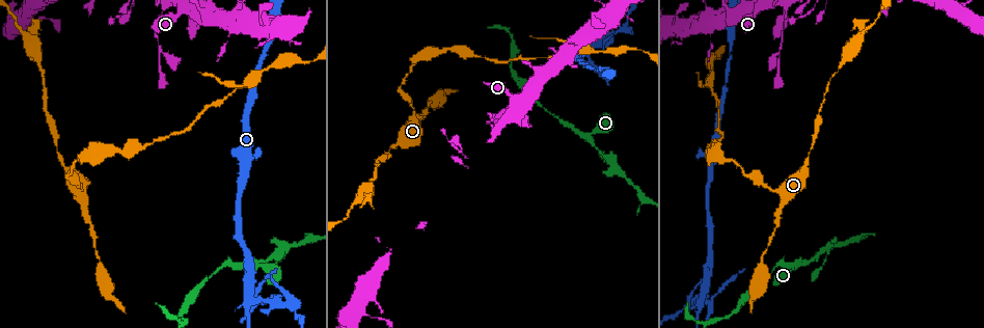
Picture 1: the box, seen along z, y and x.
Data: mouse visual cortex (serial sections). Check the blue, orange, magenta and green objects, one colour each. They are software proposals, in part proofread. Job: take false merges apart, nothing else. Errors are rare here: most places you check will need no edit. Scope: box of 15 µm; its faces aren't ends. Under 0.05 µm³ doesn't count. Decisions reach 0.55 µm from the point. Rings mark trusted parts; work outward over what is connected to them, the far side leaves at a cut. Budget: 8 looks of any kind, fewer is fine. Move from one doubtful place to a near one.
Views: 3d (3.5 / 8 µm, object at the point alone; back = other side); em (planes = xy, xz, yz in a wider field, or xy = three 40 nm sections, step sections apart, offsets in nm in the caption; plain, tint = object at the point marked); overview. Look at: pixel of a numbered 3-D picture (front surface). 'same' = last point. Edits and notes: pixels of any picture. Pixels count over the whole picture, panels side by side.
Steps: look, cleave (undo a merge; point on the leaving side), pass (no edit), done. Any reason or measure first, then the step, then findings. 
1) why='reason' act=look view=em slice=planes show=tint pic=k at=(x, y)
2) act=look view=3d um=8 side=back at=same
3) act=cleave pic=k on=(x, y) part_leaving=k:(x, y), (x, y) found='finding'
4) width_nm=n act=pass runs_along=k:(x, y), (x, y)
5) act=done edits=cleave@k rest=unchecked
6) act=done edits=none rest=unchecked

why='arms part here' act=look view=3d um=3.5 pic=1 at=(492, 119)

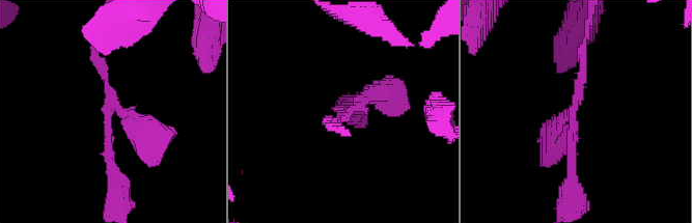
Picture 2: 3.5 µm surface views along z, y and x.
arms=3 arm_widths_nm=150,150,300 why='now the EM' act=look view=em slice=xy step=1 show=tint pic=2 at=(342, 114)

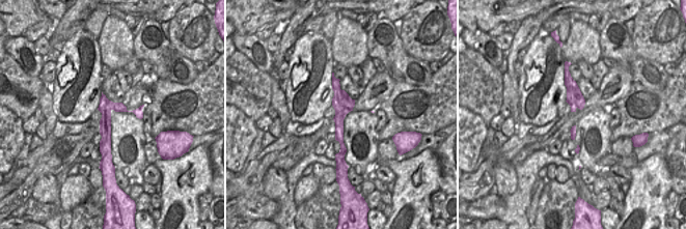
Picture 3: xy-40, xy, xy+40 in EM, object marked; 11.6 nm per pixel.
act=look view=em slice=planes show=tint at=same

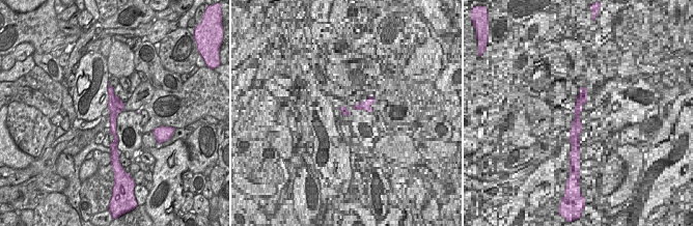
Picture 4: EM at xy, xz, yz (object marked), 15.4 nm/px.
act=pass runs_along=4:(110, 89), (115, 136), (113, 147) found='one cell here'

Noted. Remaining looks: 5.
why='thick turns thin' act=look view=3d um=3.5 side=back pic=1 at=(58, 153)

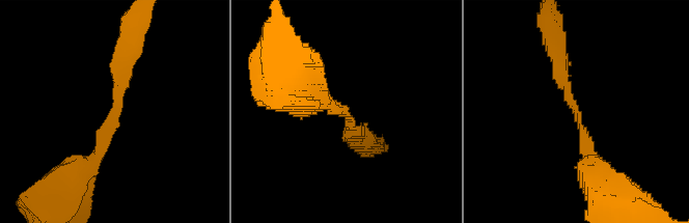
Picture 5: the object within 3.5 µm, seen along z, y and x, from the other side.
arm_widths_nm=200,300 act=look view=em slice=xy step=5 show=tint pic=5 at=(344, 113)

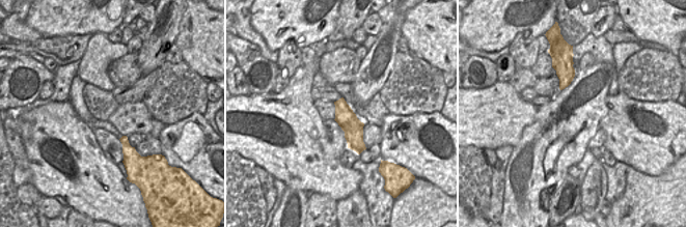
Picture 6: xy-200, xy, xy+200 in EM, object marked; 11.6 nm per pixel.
act=pass runs_along=6:(341, 101), (359, 149) found='one cell here'

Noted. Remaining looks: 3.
why='abrupt turn' act=look view=3d um=3.5 pic=1 at=(260, 300)

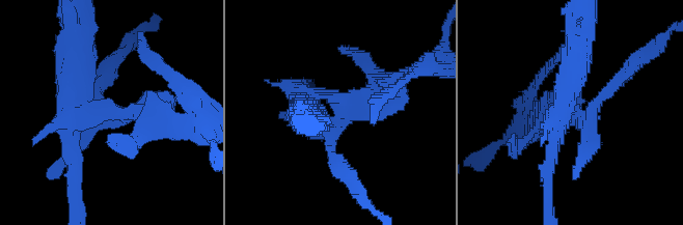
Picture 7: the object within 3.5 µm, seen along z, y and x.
why='now the EM' act=look view=em slice=xy step=2 show=tint pic=7 at=(345, 100)

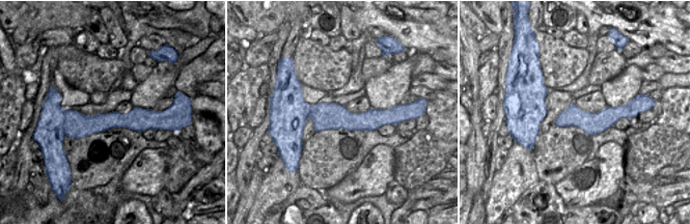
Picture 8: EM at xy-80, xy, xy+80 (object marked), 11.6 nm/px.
act=cleave pic=7 on=(531, 137) part_leaving=7:(91, 111), (184, 123) found='two cells meet here'

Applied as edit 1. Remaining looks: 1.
act=done edits=cleave@7 rest=unchecked

